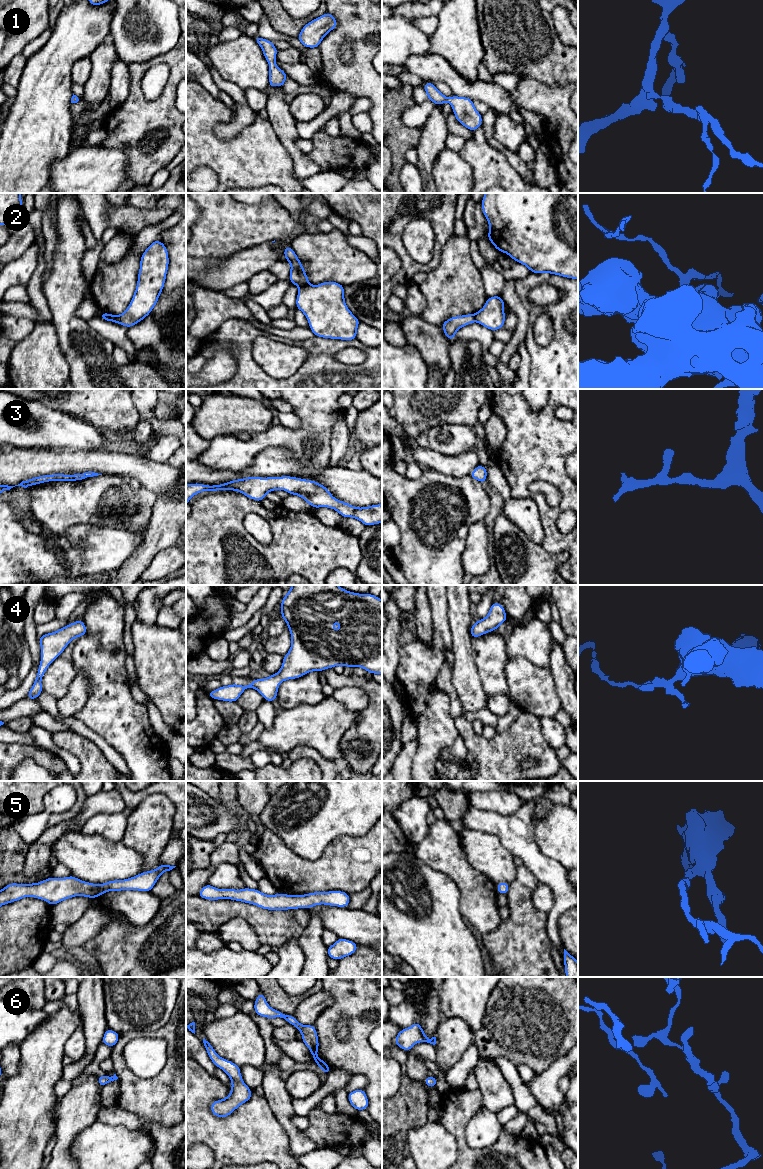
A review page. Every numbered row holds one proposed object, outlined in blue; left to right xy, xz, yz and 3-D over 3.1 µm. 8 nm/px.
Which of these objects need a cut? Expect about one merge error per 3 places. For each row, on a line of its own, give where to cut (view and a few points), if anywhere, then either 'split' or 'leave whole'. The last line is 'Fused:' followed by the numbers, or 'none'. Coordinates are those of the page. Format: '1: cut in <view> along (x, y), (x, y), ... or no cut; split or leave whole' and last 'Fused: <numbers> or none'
1: no cut; leave whole
2: cut in xz along (308, 283), (299, 287); split
3: no cut; leave whole
4: no cut; leave whole
5: no cut; leave whole
6: no cut; leave whole
Fused: 2

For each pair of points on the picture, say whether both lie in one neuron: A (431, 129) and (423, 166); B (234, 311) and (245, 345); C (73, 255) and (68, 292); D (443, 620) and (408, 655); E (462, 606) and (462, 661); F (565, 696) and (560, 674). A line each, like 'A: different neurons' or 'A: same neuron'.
A: same neuron
B: different neurons
C: same neuron
D: same neuron
E: same neuron
F: same neuron

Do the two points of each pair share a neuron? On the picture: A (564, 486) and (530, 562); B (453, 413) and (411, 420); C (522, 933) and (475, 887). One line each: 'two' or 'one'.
A: two
B: one
C: two

